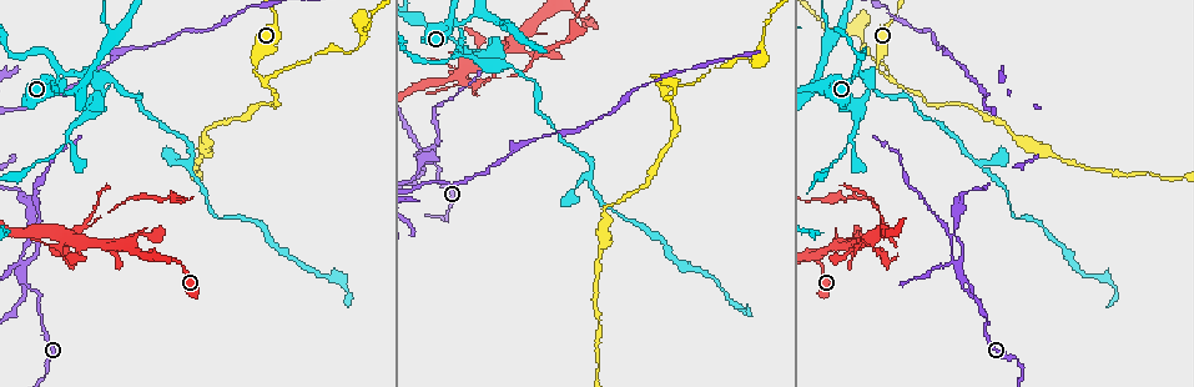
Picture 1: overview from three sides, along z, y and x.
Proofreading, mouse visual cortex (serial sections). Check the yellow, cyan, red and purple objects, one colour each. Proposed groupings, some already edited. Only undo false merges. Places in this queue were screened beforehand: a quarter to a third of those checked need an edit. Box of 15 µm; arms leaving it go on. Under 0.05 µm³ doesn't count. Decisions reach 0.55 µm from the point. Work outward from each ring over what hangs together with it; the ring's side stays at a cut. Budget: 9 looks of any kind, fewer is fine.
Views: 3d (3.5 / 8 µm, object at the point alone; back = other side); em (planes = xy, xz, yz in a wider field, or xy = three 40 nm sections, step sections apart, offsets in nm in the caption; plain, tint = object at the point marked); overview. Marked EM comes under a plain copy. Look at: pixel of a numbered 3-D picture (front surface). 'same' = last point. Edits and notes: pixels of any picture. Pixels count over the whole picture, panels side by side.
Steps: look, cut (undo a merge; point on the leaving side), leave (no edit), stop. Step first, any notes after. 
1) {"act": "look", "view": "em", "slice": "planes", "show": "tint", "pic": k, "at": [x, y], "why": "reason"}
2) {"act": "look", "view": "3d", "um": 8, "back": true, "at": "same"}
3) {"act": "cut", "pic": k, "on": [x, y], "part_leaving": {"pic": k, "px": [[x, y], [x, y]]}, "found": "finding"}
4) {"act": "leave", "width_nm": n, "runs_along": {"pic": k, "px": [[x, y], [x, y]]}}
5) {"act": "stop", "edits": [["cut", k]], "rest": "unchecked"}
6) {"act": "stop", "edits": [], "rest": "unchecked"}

{"act": "look", "view": "3d", "um": 3.5, "pic": 1, "at": [575, 12], "why": "three arms meet"}

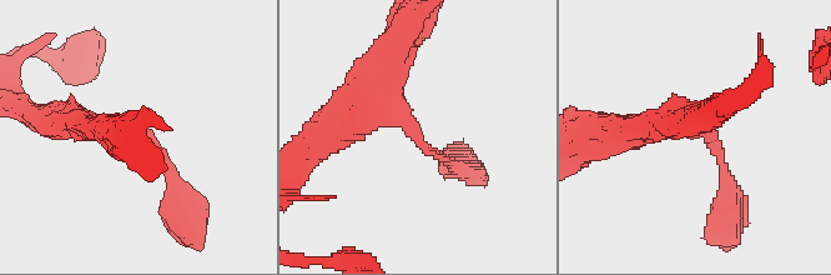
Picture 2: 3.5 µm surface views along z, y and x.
{"act": "look", "view": "em", "slice": "xy", "step": 3, "show": "tint", "pic": 2, "at": [408, 127], "arms": 3, "arm_widths_nm": [150, 300, 400]}

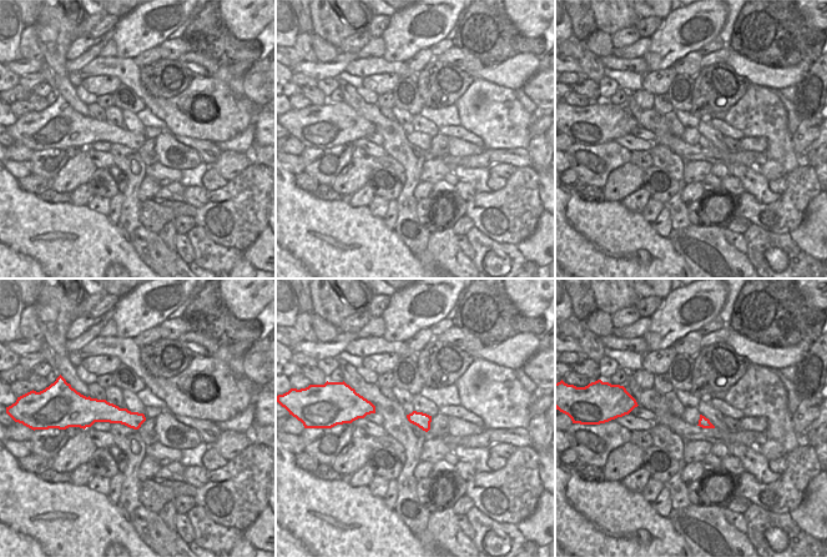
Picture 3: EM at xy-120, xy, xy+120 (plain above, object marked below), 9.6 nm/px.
{"act": "leave", "runs_along": {"pic": 2, "px": [[174, 181], [131, 128], [63, 120]]}, "found": "all the same cell"}

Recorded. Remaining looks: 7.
{"act": "look", "view": "3d", "um": 3.5, "pic": 1, "at": [414, 154], "why": "looks like a crossing"}

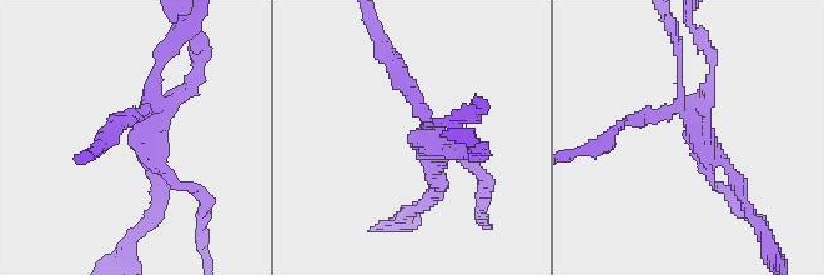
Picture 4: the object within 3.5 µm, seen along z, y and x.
{"act": "look", "view": "em", "slice": "xy", "step": 2, "show": "tint", "pic": 4, "at": [699, 133]}

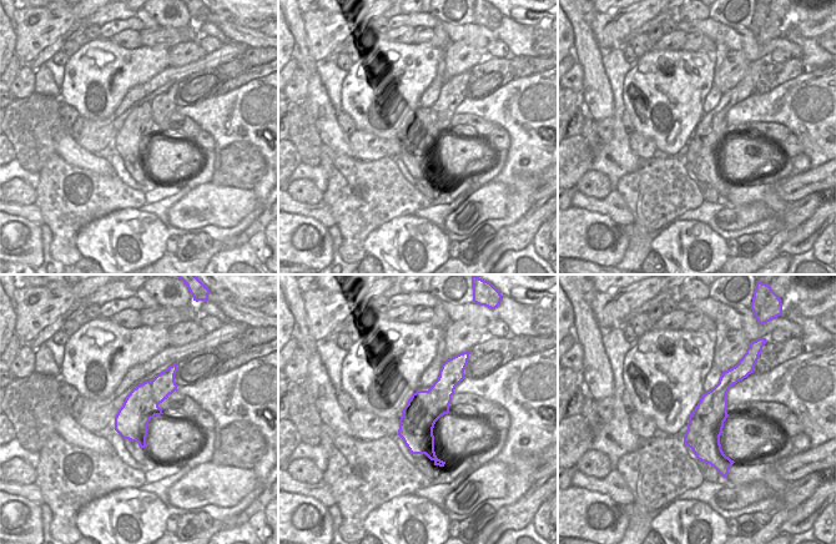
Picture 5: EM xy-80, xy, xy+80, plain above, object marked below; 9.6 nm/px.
{"act": "cut", "pic": 4, "on": [192, 78], "border": {"pic": 5, "px": [[151, 382], [152, 409], [131, 436]]}, "found": "two cells meet here"}

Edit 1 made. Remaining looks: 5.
{"act": "look", "view": "overview"}

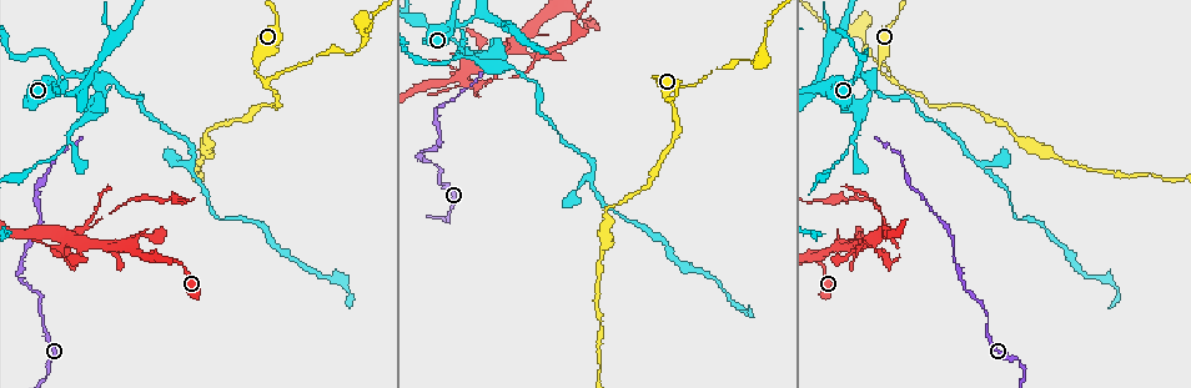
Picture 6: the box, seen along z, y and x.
{"act": "look", "view": "3d", "um": 3.5, "pic": 6, "at": [876, 236], "why": "looks like a crossing"}

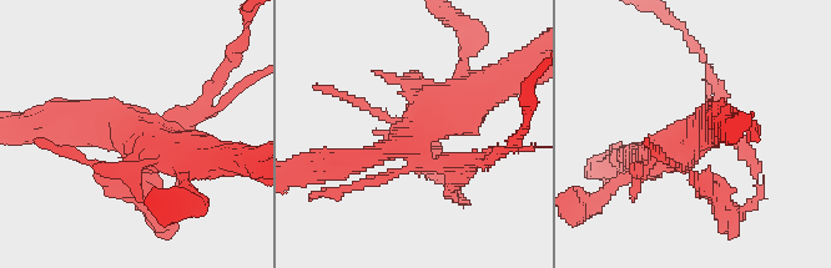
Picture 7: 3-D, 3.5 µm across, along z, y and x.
{"act": "look", "view": "em", "slice": "xy", "step": 1, "show": "tint", "pic": 7, "at": [137, 130], "why": "now the EM"}

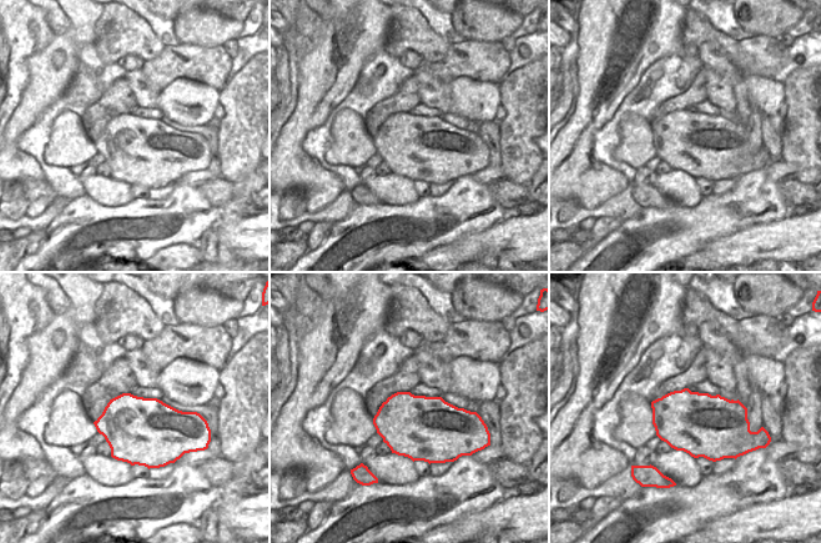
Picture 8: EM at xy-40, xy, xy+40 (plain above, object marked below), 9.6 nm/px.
{"act": "cut", "pic": 7, "on": [197, 112], "part_leaving": {"pic": 7, "px": [[437, 163], [533, 147]]}, "found": "a second cell is stuck on"}

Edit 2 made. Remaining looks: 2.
{"act": "stop", "edits": [["cut", 4], ["cut", 7]], "rest": "unchecked"}

